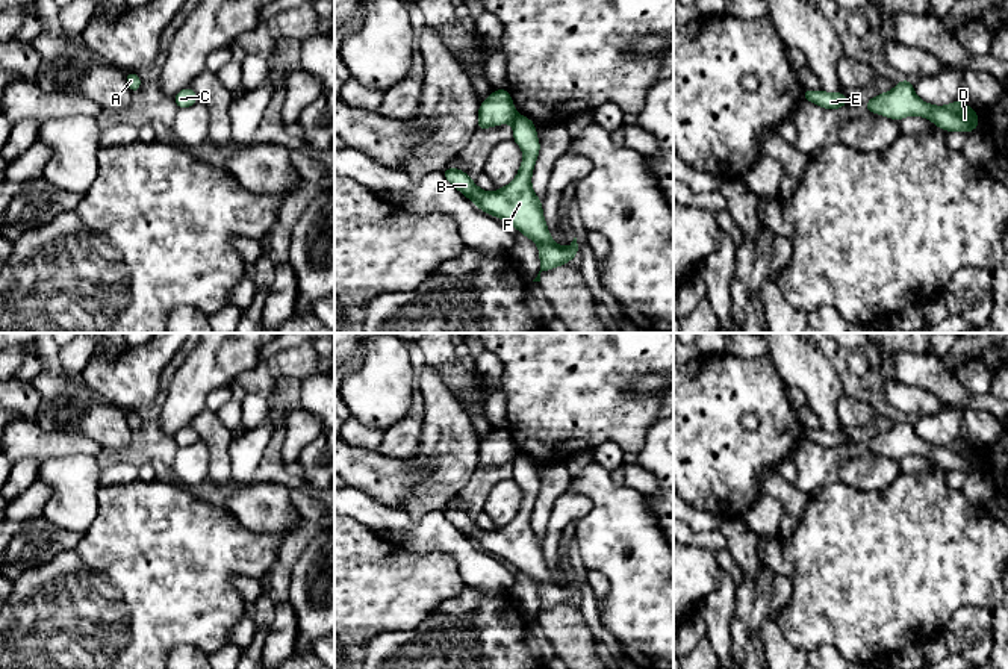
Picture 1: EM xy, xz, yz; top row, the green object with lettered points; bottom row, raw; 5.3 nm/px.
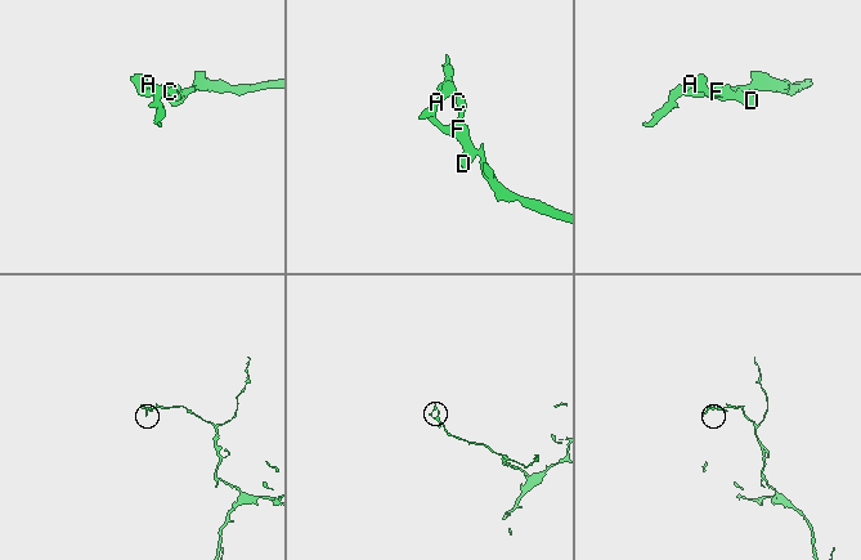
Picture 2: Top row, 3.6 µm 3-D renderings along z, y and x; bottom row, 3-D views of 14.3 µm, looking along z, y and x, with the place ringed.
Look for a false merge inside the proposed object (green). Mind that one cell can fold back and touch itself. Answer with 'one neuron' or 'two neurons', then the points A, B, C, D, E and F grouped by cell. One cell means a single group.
one neuron; groups A B C D E F

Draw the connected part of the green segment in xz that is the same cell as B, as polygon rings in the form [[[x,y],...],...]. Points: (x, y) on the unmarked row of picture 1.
[[[506,427],[495,428],[484,440],[480,442],[478,463],[477,463],[477,469],[484,469],[487,466],[495,466],[506,462],[510,462],[513,465],[513,480],[522,487],[524,498],[512,522],[509,522],[501,528],[496,528],[495,531],[484,531],[475,524],[475,521],[469,518],[468,512],[463,512],[459,507],[443,507],[442,513],[456,528],[459,528],[465,536],[468,536],[478,548],[481,548],[487,554],[498,555],[502,560],[515,565],[519,569],[519,572],[522,572],[524,575],[530,577],[537,583],[539,596],[540,596],[540,610],[533,621],[540,621],[542,610],[549,610],[558,604],[565,605],[569,599],[572,599],[580,592],[580,586],[577,583],[577,577],[574,577],[569,587],[565,587],[560,583],[554,583],[551,578],[551,572],[543,557],[542,539],[534,533],[531,527],[531,513],[537,493],[540,490],[540,481],[537,478],[534,462],[525,454],[518,456],[516,453],[518,451],[509,430]]]

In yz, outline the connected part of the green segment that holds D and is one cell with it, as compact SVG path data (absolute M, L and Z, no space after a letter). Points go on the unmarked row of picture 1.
M902 418L891 430L875 434L863 443L869 451L901 460L916 454L931 459L946 471L969 472L979 466L978 453L961 437L947 445L934 445L920 439L913 421Z

